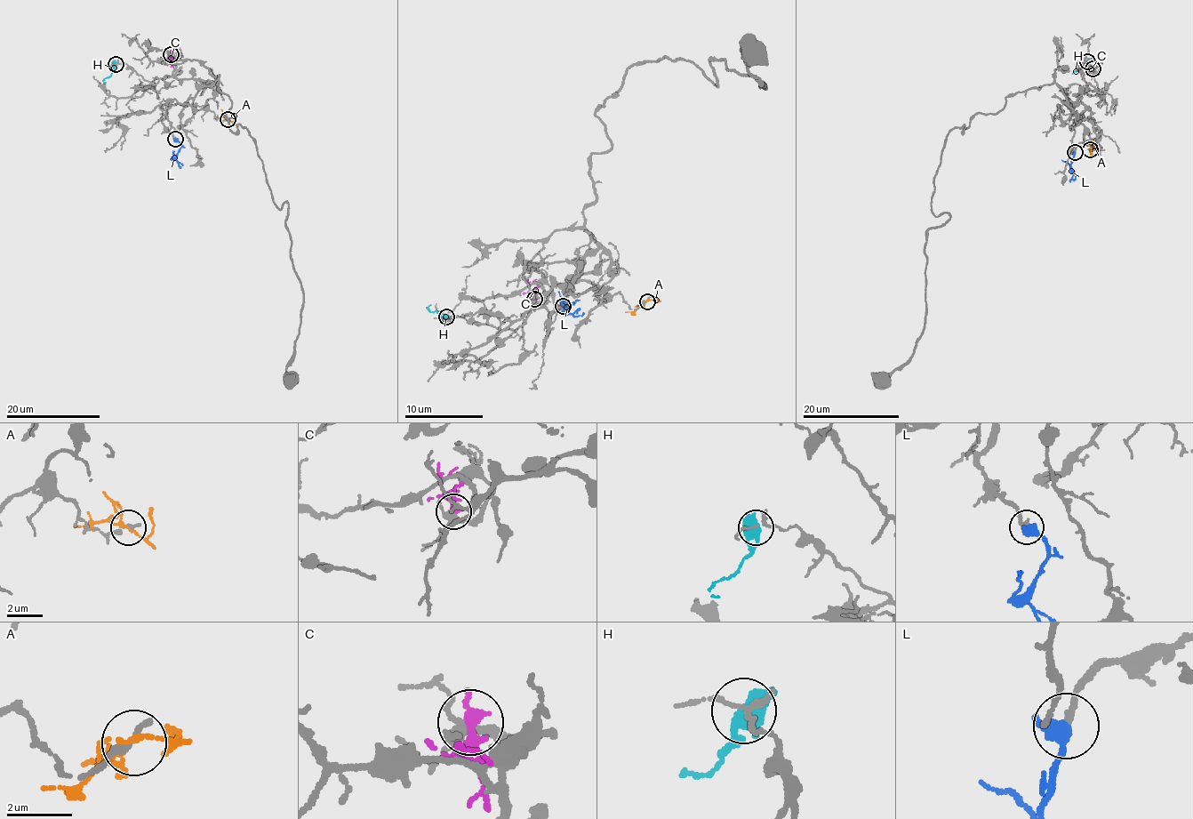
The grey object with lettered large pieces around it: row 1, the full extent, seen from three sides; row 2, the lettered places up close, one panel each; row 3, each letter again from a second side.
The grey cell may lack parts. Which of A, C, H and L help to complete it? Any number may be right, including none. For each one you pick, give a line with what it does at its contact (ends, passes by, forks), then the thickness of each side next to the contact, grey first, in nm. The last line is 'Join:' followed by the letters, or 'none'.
L: it ends there; 220 nm thick on the grey side, 600 nm on the other
Join: L

